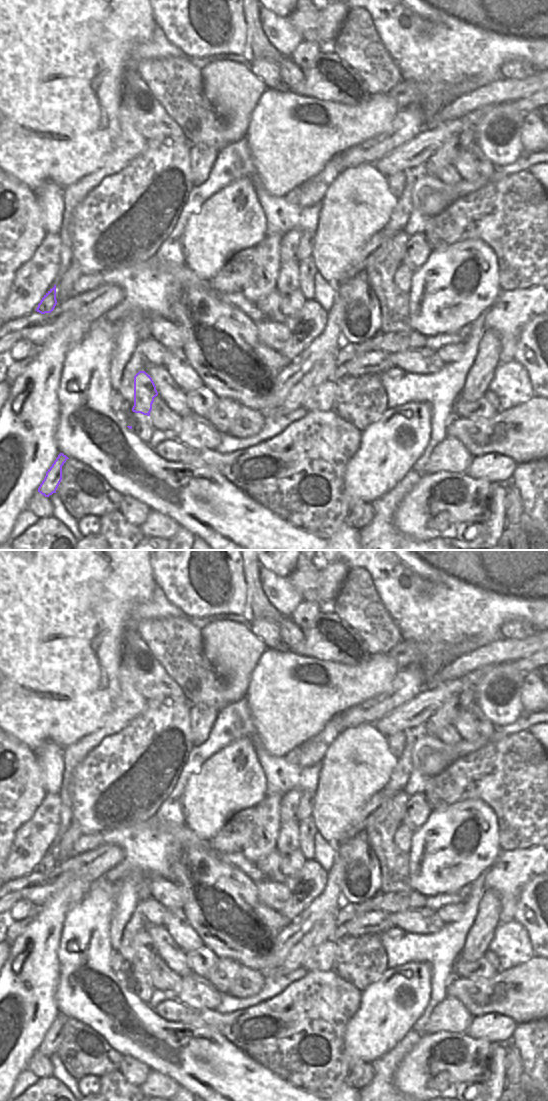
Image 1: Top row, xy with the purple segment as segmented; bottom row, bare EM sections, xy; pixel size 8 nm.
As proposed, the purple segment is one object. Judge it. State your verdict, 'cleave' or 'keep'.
cleave

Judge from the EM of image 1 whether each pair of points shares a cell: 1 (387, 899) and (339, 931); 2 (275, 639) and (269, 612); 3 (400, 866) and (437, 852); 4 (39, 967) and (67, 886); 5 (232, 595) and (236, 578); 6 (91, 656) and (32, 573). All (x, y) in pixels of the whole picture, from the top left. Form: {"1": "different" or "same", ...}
{"1": "same", "2": "different", "3": "different", "4": "same", "5": "same", "6": "same"}

